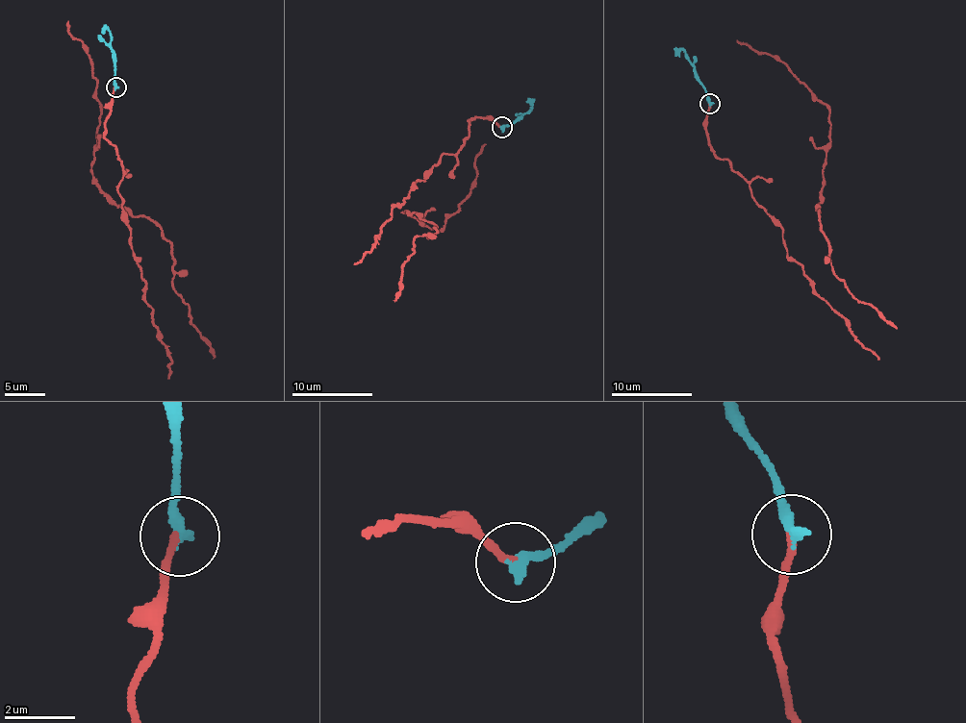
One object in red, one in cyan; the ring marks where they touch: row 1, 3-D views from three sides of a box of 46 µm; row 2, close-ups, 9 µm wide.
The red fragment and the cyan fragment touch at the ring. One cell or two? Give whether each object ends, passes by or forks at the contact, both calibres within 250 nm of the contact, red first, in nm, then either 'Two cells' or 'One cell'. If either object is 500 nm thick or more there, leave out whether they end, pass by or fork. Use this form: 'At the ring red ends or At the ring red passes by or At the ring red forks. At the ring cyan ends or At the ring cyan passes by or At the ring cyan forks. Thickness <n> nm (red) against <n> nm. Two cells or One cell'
At the ring red ends. At the ring cyan ends. Thickness 200 nm (red) against 300 nm. One cell

